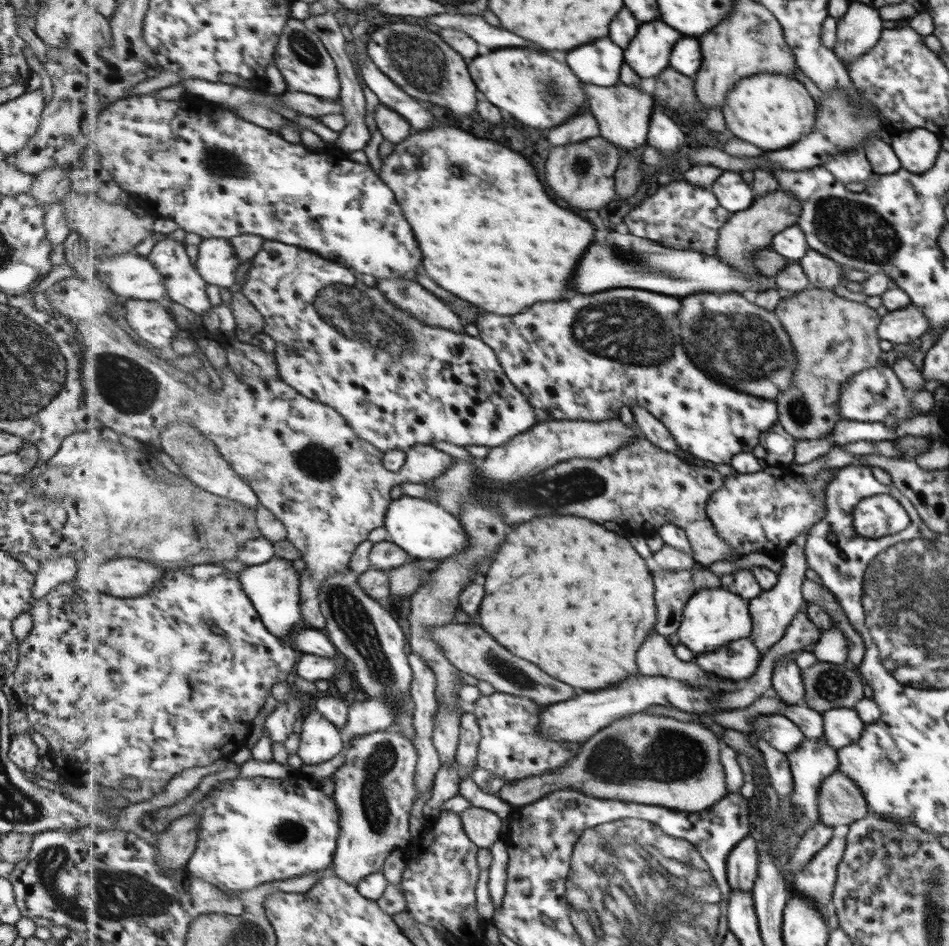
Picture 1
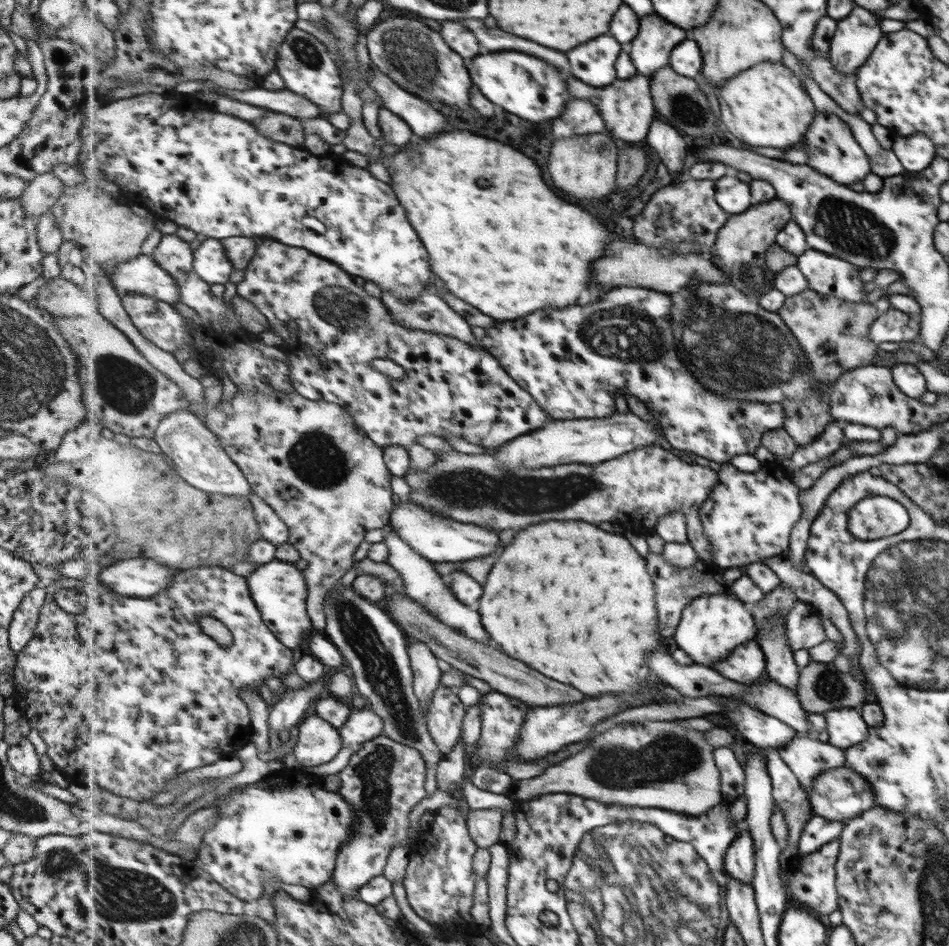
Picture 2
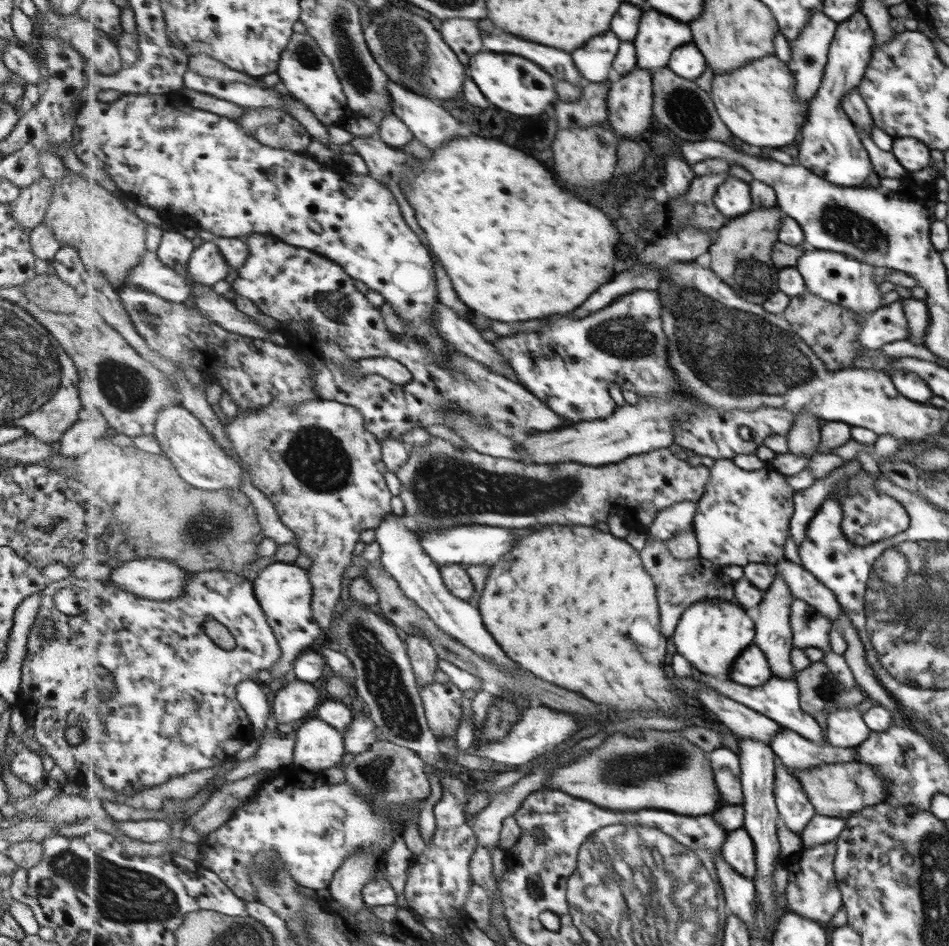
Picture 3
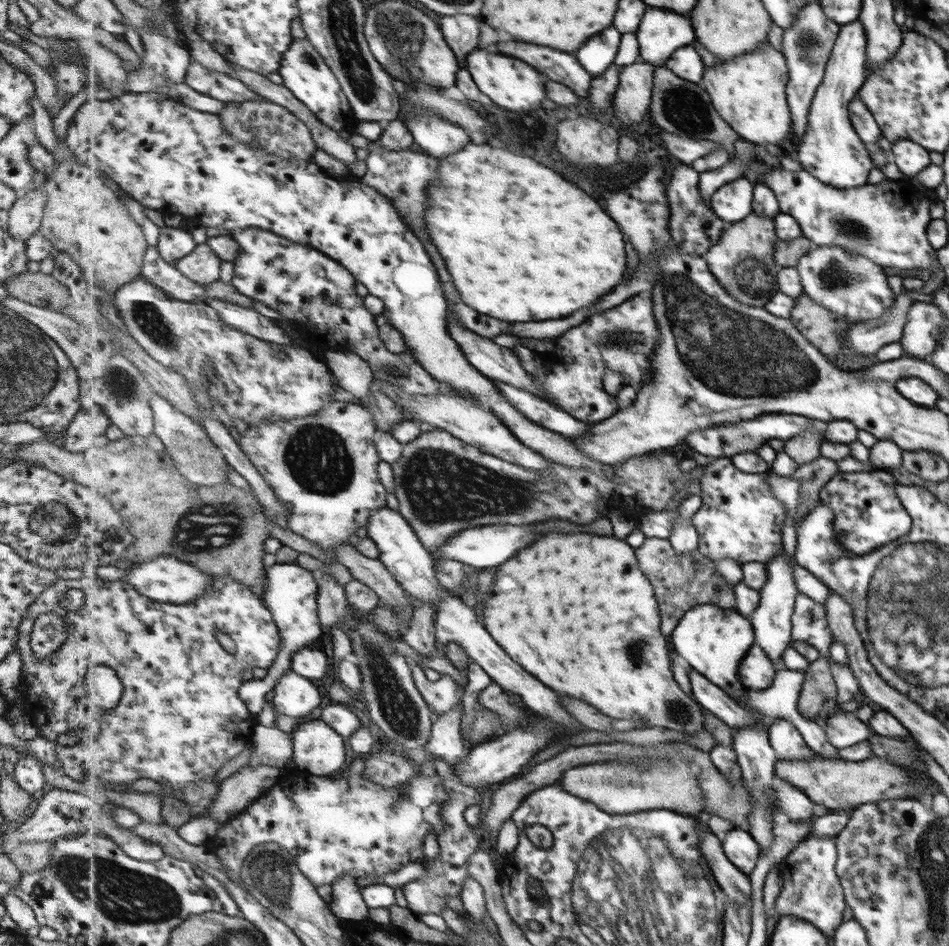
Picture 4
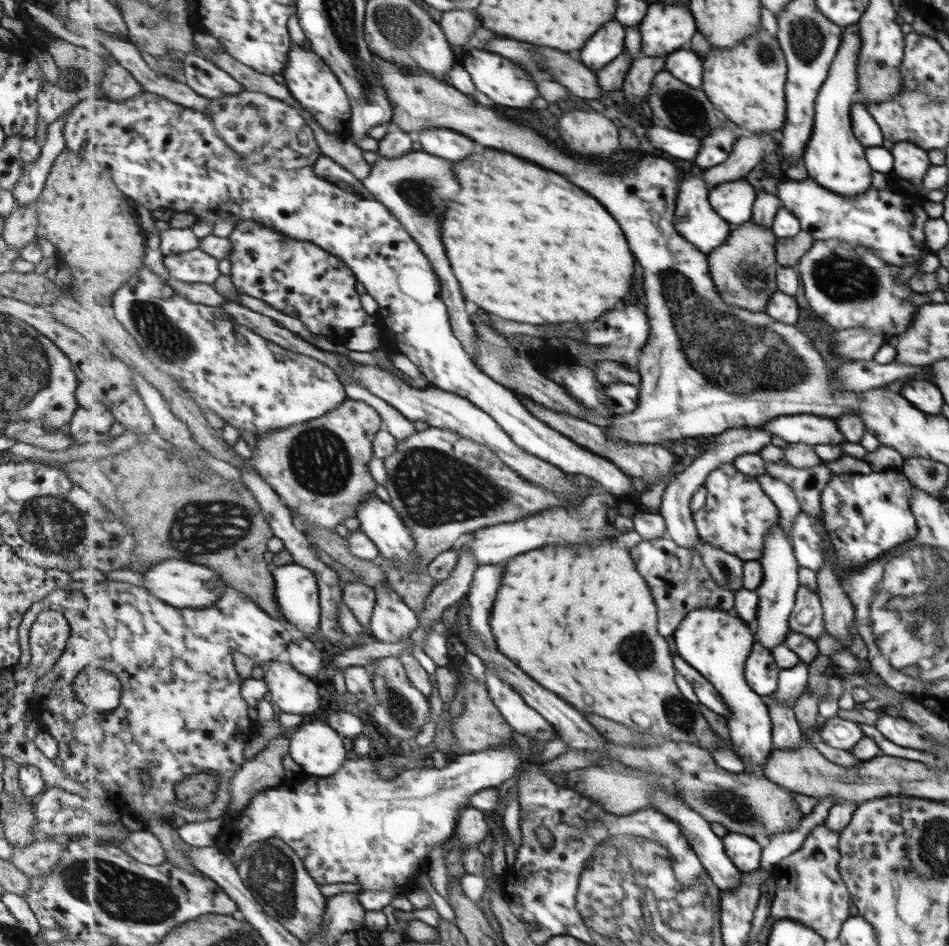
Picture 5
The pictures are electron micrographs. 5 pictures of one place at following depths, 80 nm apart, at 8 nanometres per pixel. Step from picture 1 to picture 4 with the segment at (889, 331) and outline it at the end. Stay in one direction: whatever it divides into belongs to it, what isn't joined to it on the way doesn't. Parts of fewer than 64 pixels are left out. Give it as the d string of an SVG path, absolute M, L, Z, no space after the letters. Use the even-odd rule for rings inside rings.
M903 293L895 296L894 304L881 317L855 323L844 332L846 346L853 348L857 354L869 356L885 344L898 342L902 336L903 325L906 325L907 311L914 301Z

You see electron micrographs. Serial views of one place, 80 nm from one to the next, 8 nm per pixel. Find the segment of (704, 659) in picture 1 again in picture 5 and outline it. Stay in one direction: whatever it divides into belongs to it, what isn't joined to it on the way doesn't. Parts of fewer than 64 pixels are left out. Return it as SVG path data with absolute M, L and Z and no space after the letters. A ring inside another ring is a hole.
M755 641L746 665L746 680L751 690L759 697L769 697L777 690L779 672L770 651Z

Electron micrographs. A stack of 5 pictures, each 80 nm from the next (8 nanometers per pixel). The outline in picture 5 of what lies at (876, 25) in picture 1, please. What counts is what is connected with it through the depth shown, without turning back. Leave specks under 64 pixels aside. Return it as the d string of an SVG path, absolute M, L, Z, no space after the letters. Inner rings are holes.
M857 23L843 27L841 44L814 100L813 132L802 156L807 177L843 197L863 195L871 182L871 167L866 161L865 148L855 137L850 122L850 106L854 103L853 96L858 90L857 60L860 48L861 35Z

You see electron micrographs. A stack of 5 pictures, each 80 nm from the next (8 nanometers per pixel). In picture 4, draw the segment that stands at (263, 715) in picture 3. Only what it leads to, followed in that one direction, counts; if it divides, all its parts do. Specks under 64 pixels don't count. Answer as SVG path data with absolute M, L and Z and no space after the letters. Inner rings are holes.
M275 563L268 568L266 580L266 597L263 602L274 614L275 622L282 632L282 652L279 654L275 664L268 670L268 675L261 680L245 681L243 687L239 689L239 696L246 707L251 710L257 719L267 702L267 694L273 692L275 686L281 682L281 677L287 676L287 672L292 671L293 654L297 654L300 648L307 647L317 640L323 630L321 630L320 614L318 613L318 582L314 577L314 571L307 571L305 568L293 564Z

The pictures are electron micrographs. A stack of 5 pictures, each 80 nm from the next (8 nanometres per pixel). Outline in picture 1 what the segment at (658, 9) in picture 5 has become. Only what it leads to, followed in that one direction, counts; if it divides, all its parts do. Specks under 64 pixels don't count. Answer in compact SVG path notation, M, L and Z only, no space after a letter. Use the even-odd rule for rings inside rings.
M661 18L642 23L626 48L626 64L641 78L657 78L670 66L674 46L684 34Z

